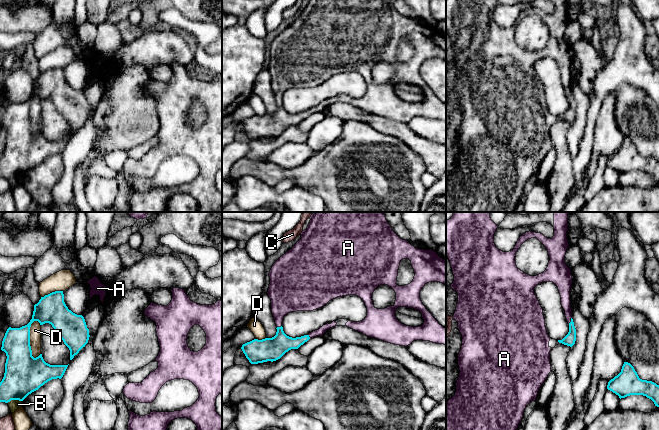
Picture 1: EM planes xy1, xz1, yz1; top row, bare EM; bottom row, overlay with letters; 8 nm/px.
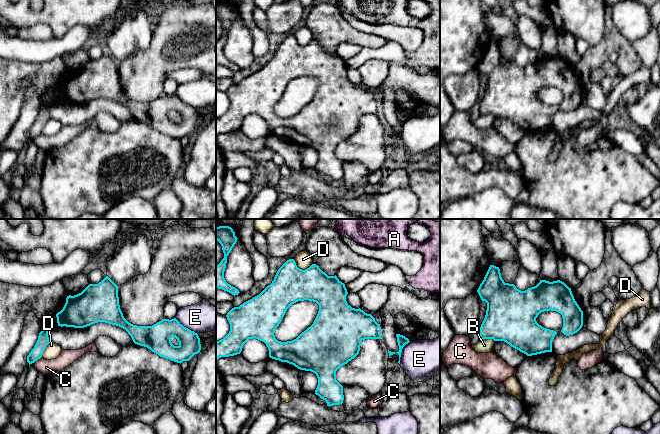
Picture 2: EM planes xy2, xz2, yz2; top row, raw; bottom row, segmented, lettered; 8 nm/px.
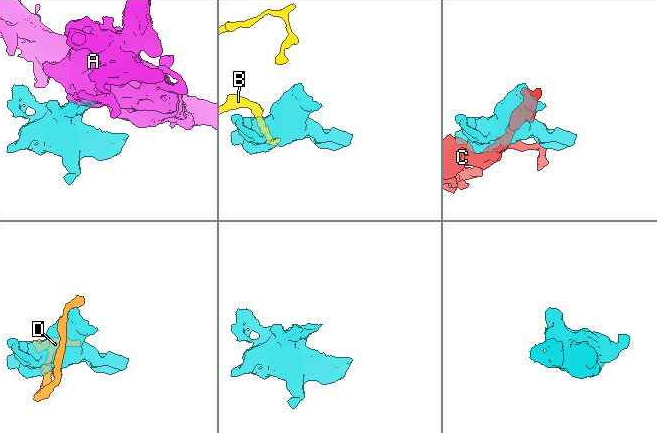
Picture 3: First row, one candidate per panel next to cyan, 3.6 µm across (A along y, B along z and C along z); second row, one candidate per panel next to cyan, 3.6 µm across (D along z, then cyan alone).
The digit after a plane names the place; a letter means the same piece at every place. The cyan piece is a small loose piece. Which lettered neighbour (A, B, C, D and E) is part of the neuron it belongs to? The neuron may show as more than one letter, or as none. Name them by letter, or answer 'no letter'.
A

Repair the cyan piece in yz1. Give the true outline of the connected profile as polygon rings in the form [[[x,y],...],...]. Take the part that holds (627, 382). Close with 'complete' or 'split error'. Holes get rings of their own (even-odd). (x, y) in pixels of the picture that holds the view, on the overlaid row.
[[[624,362],[621,372],[608,382],[607,389],[620,399],[630,395],[646,396],[659,407],[659,385],[640,379],[634,367],[628,362]]] | complete

